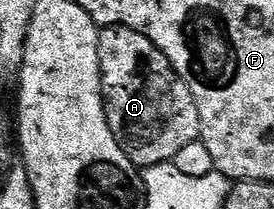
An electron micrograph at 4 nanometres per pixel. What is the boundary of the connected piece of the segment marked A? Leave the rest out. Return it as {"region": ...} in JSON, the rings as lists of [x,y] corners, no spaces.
{"region":[[[103,27],[98,32],[98,56],[102,62],[102,104],[106,106],[106,120],[112,129],[112,137],[116,137],[120,149],[124,149],[124,153],[133,161],[135,167],[145,169],[147,167],[155,167],[161,163],[171,162],[180,149],[200,139],[202,133],[200,113],[198,112],[196,101],[188,89],[188,85],[184,85],[182,78],[172,69],[168,57],[164,57],[164,53],[160,53],[158,46],[148,37],[144,37],[144,33],[140,33],[136,29],[128,29],[127,27]]]}

